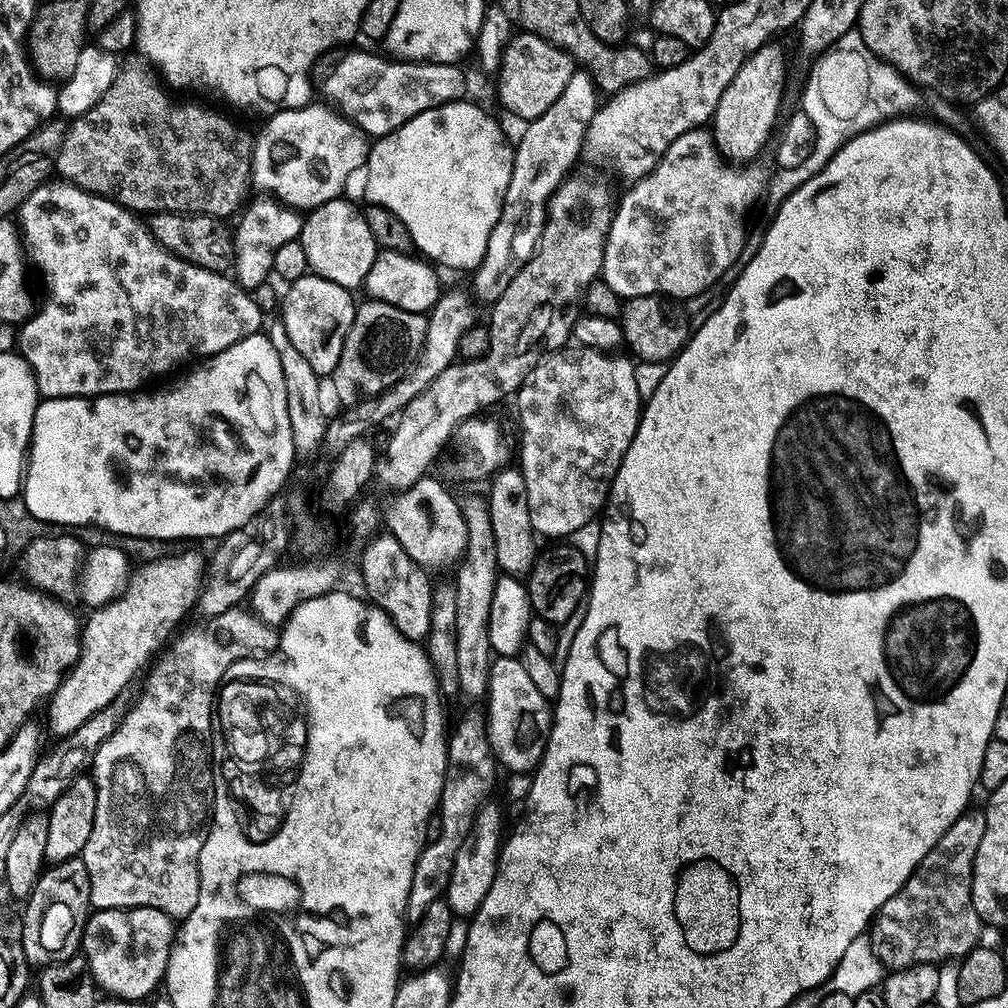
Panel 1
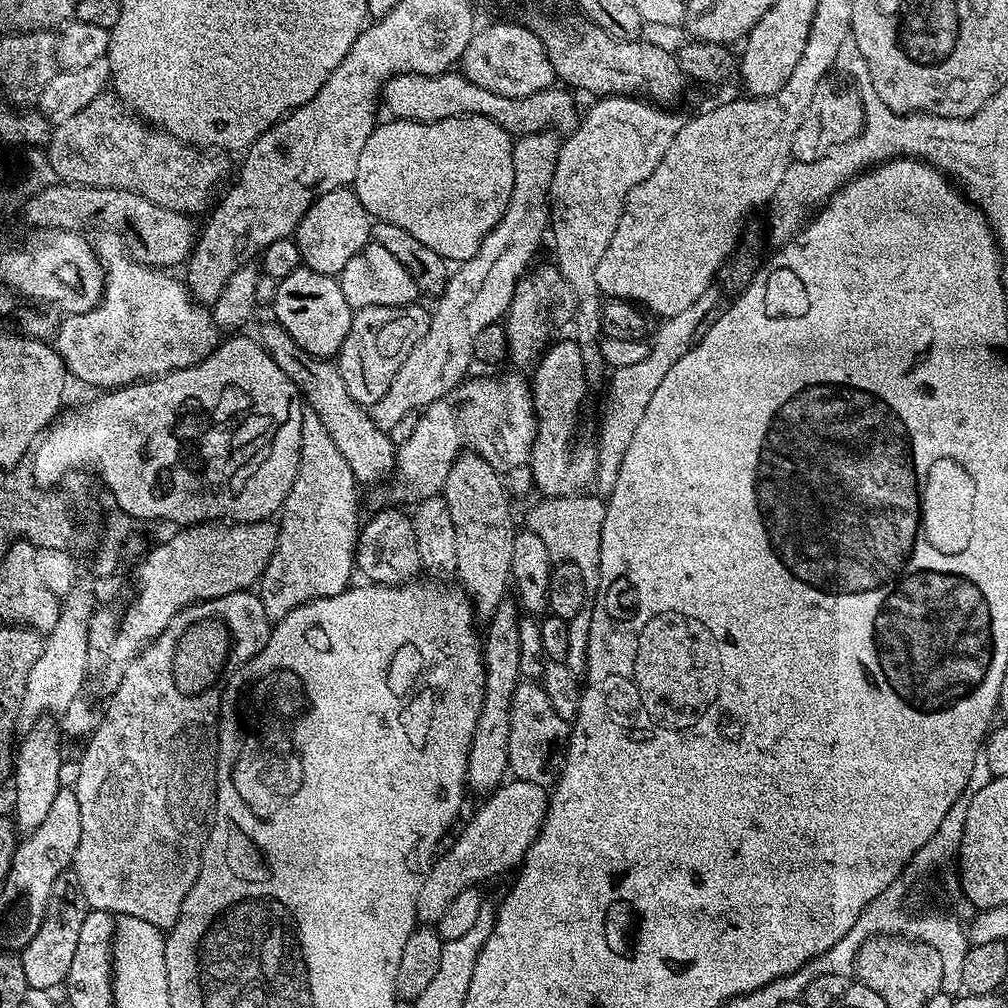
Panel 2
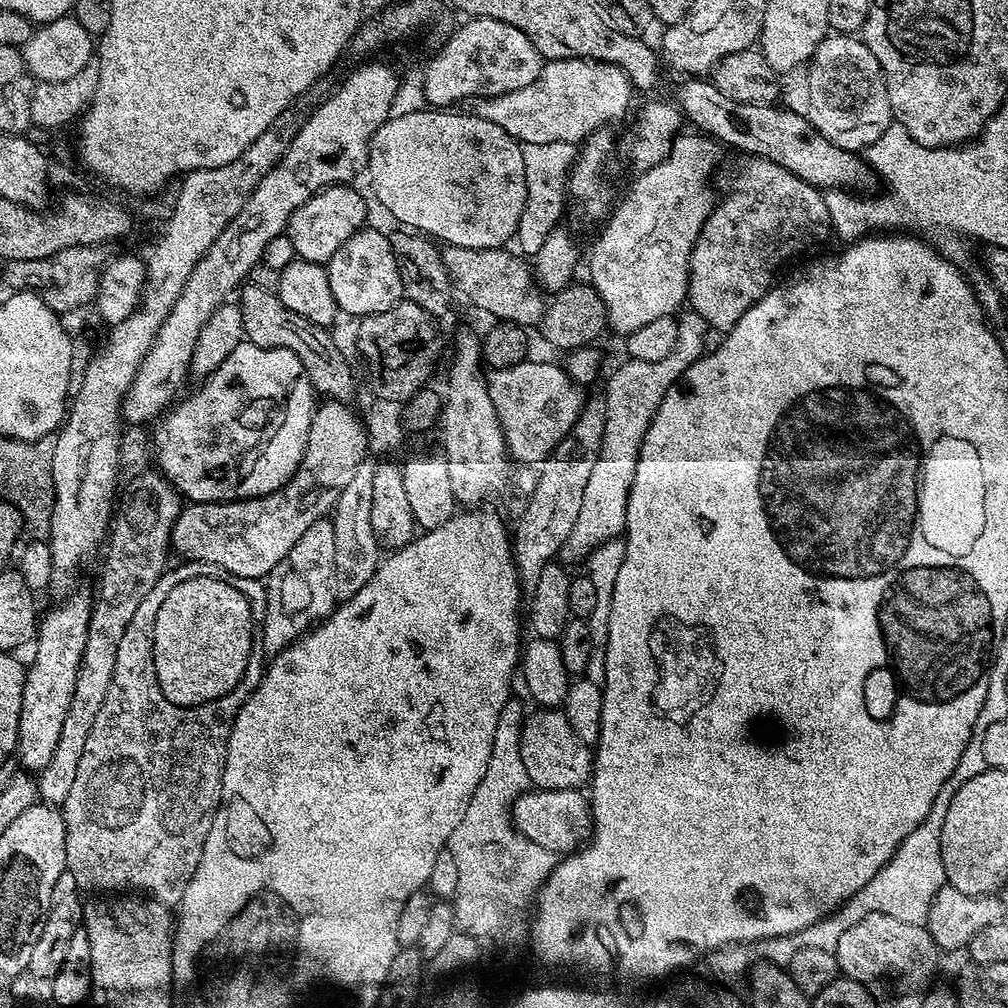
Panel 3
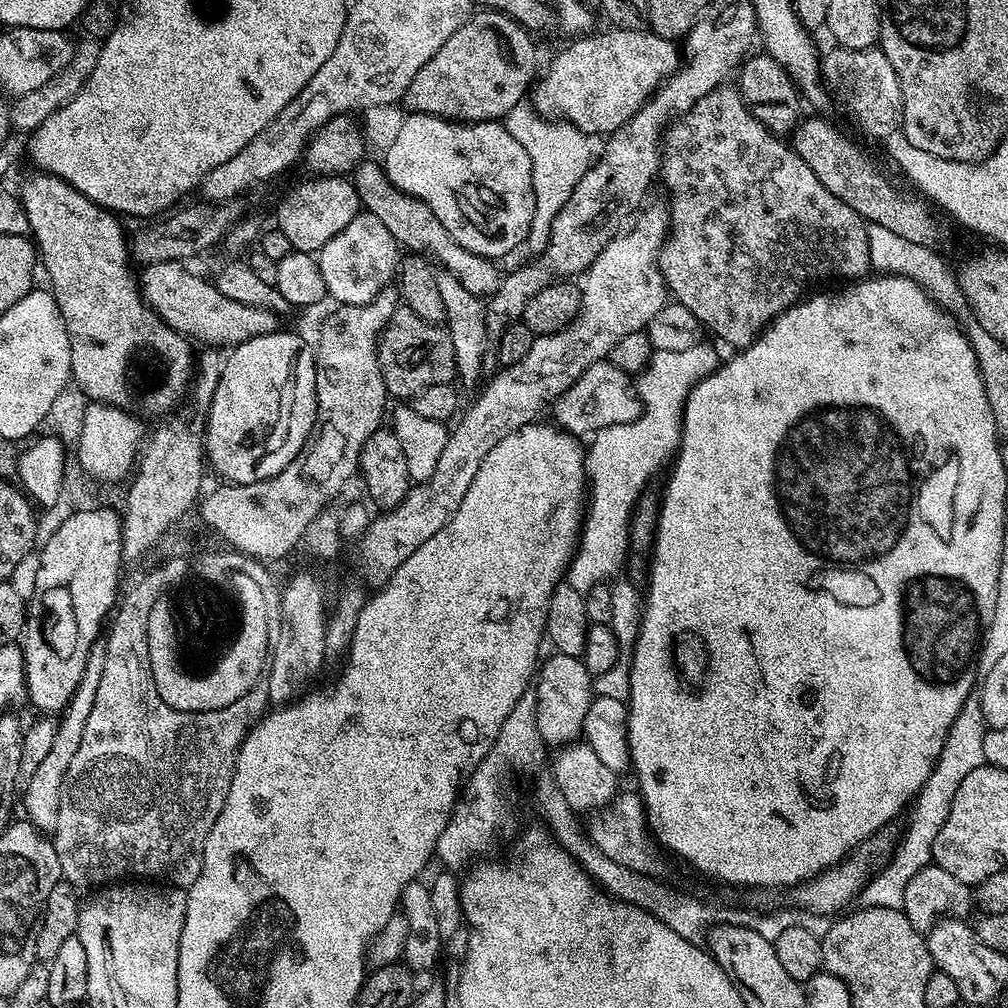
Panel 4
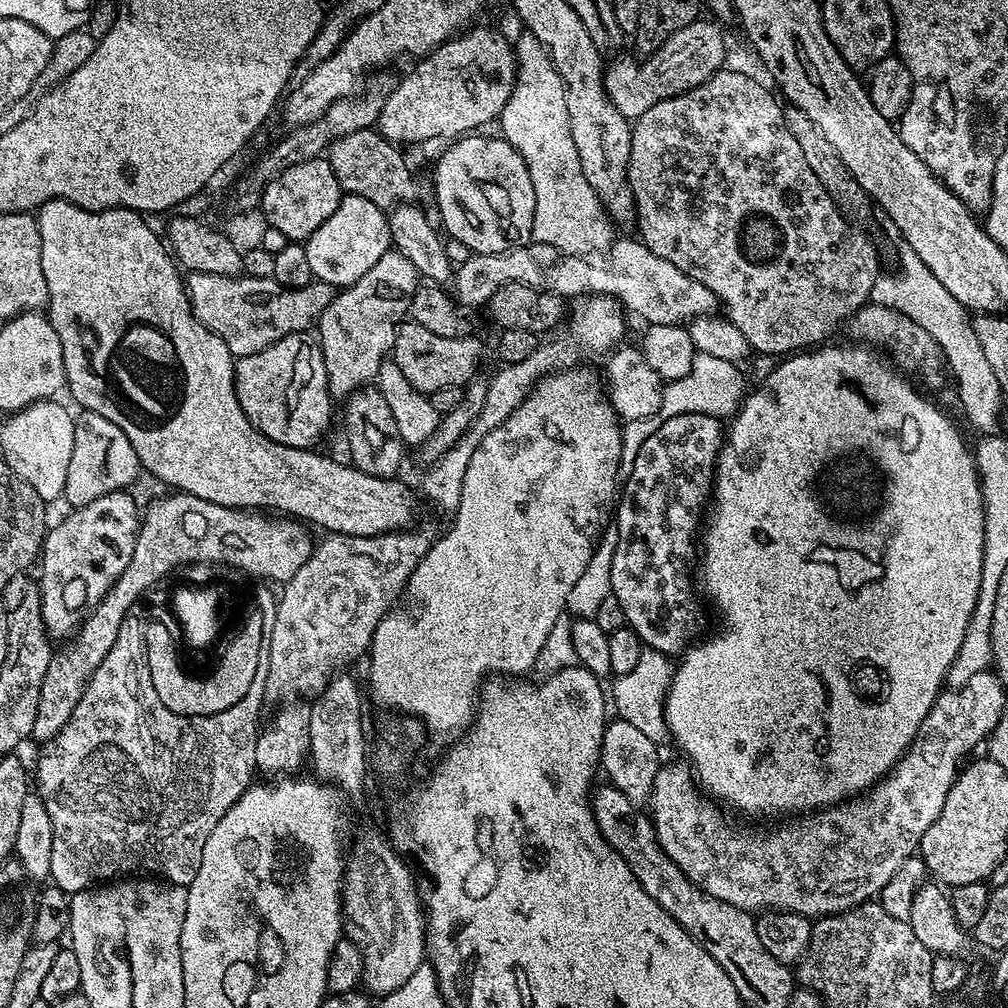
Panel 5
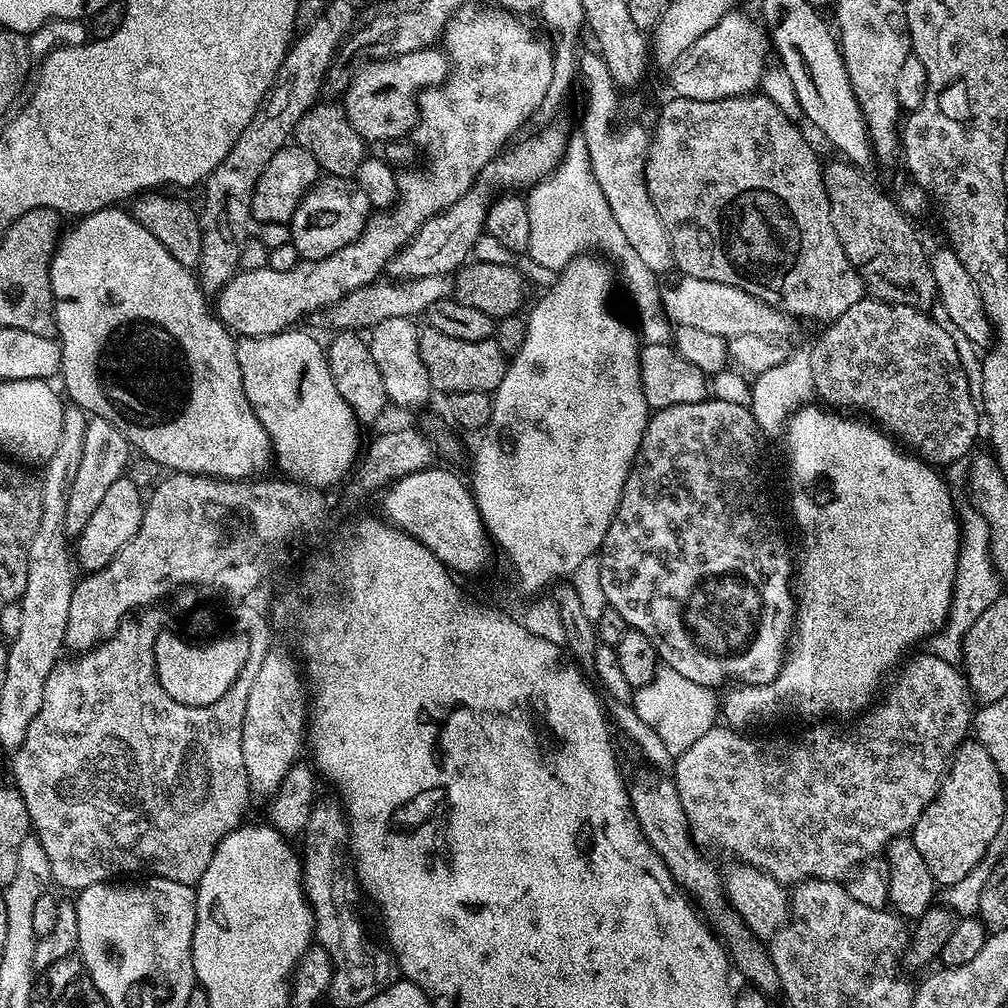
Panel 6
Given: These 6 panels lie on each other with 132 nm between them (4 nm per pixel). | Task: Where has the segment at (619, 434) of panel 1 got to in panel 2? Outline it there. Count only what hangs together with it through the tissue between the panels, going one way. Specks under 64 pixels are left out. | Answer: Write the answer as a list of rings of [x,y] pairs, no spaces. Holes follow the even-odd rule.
[[[568,338],[554,344],[539,357],[536,373],[530,376],[532,408],[536,412],[536,437],[530,469],[545,497],[574,496],[583,493],[587,489],[584,487],[587,484],[589,487],[596,479],[595,447],[591,443],[572,445],[576,436],[576,419],[590,385],[584,377],[582,354],[575,339]]]

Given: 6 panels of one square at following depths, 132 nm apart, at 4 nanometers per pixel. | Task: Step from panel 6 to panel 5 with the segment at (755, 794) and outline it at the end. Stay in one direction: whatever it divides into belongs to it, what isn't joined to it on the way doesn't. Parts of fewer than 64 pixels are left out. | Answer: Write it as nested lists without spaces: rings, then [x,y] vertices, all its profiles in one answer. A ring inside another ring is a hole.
[[[992,670],[974,674],[974,678],[970,678],[970,682],[959,690],[941,691],[911,746],[905,750],[904,757],[866,794],[853,795],[833,807],[793,819],[796,820],[793,824],[784,824],[773,832],[739,832],[731,828],[724,821],[723,814],[715,808],[717,805],[702,794],[693,769],[687,763],[661,763],[650,797],[650,819],[656,827],[658,842],[694,887],[701,888],[712,898],[718,898],[718,902],[730,902],[730,906],[738,906],[753,914],[771,910],[819,918],[867,904],[879,897],[882,886],[894,878],[906,858],[917,855],[922,834],[926,834],[926,830],[934,826],[938,814],[942,814],[946,794],[950,794],[950,786],[958,775],[960,758],[975,744],[983,745],[987,741],[994,726],[998,726],[1005,699],[1005,685]]]

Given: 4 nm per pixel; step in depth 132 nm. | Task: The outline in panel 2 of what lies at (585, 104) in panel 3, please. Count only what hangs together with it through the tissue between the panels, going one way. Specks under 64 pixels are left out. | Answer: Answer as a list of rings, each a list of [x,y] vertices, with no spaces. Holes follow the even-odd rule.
[[[456,70],[441,72],[438,76],[402,74],[392,76],[384,83],[382,112],[388,120],[413,120],[419,124],[433,124],[455,116],[485,116],[516,138],[545,130],[567,134],[578,123],[576,100],[571,95],[575,96],[567,87],[553,86],[526,98],[506,98],[490,90],[482,90],[482,86],[474,86],[474,82]]]

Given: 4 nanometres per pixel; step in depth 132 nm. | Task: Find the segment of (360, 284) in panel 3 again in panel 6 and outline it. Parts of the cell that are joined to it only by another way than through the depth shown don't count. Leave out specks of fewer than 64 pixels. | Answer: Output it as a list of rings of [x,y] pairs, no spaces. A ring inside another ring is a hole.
[[[325,175],[302,198],[291,218],[292,243],[302,260],[321,260],[354,242],[368,225],[370,205],[355,179]]]

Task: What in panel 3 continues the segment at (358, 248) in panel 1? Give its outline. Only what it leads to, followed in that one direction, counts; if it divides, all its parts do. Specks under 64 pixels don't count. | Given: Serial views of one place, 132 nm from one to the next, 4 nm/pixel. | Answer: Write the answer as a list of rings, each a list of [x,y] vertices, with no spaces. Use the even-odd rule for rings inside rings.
[[[334,184],[315,192],[294,214],[290,214],[286,235],[294,242],[297,257],[315,264],[327,265],[331,256],[343,246],[355,232],[365,227],[368,208],[364,200],[348,184]]]

